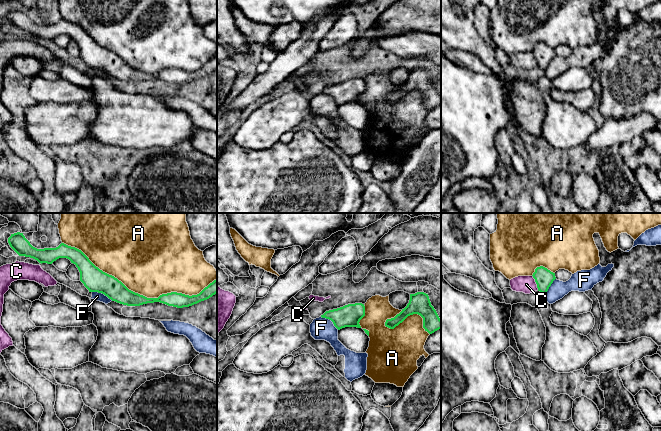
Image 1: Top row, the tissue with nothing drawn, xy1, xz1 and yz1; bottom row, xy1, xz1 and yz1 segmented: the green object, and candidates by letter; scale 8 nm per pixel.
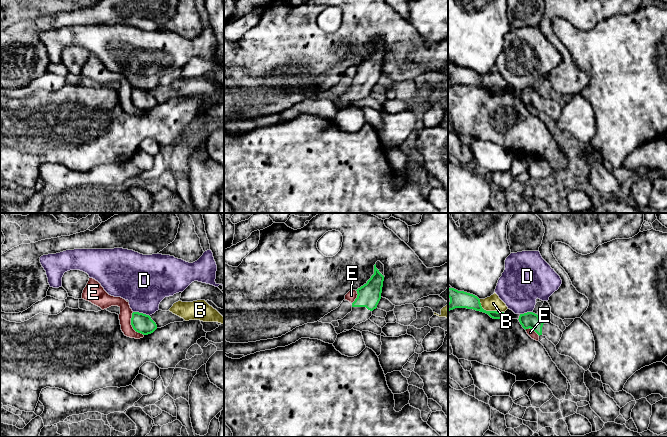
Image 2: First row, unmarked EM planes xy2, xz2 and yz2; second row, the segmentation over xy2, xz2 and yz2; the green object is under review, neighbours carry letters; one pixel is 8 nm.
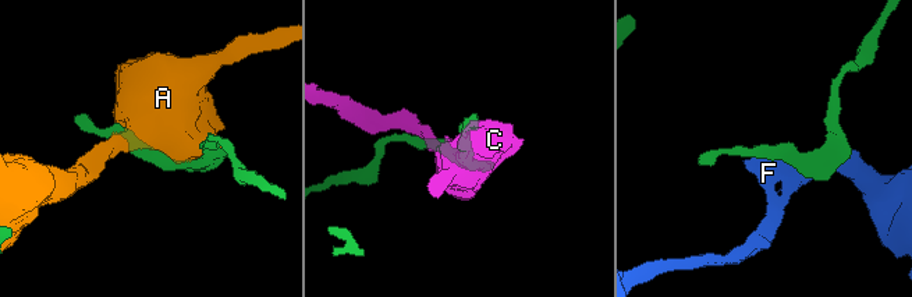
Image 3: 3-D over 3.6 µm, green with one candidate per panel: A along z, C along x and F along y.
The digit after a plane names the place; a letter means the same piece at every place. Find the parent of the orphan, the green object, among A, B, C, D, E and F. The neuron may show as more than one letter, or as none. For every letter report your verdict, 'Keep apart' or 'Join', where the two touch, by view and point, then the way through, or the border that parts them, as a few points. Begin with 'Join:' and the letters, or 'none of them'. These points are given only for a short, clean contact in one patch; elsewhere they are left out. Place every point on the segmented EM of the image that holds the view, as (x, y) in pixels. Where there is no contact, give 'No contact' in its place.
Join: none of them
A: Keep apart. Touches green at xy1 (139, 294)
B: Keep apart. Touches green at yz2 (489, 311). Boundary: yz2 (479, 299), (480, 305), (484, 309), (503, 312)
C: Keep apart. Touches green at yz1 (535, 281)
D: Keep apart. Touches green at xy2 (141, 313)
E: Keep apart. Touches green at xy2 (131, 324). Boundary: xy2 (132, 312), (131, 326), (143, 335)
F: Keep apart. Touches green at xy1 (102, 293)

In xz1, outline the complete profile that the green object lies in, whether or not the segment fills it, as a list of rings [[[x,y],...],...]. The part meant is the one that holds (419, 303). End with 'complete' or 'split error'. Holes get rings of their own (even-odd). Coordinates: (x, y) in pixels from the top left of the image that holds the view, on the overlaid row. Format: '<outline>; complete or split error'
[[[424,292],[410,294],[410,300],[407,306],[394,318],[387,319],[385,326],[394,329],[408,316],[413,314],[418,314],[423,318],[423,328],[429,334],[441,329],[441,319],[434,307],[431,305],[428,294]]]; complete

